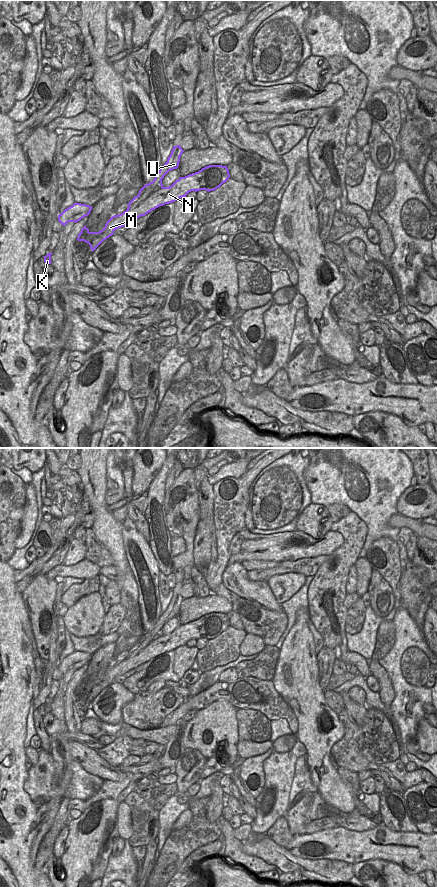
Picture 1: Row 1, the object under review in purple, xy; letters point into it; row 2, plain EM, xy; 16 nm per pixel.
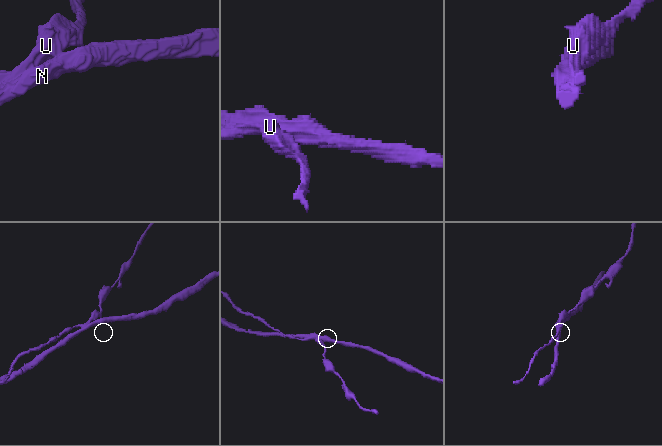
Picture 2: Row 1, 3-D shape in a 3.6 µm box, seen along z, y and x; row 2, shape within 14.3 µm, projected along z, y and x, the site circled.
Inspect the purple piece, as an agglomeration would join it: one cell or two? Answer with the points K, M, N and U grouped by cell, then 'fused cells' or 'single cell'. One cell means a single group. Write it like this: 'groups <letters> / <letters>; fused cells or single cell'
groups K M N / U; fused cells

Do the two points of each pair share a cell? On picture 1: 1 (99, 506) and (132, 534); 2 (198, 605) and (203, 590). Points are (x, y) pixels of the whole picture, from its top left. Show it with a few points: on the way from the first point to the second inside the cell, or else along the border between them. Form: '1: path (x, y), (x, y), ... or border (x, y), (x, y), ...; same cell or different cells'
1: border (121, 522), (121, 537), (124, 548); different cells
2: border (210, 593), (206, 596), (198, 596); different cells

